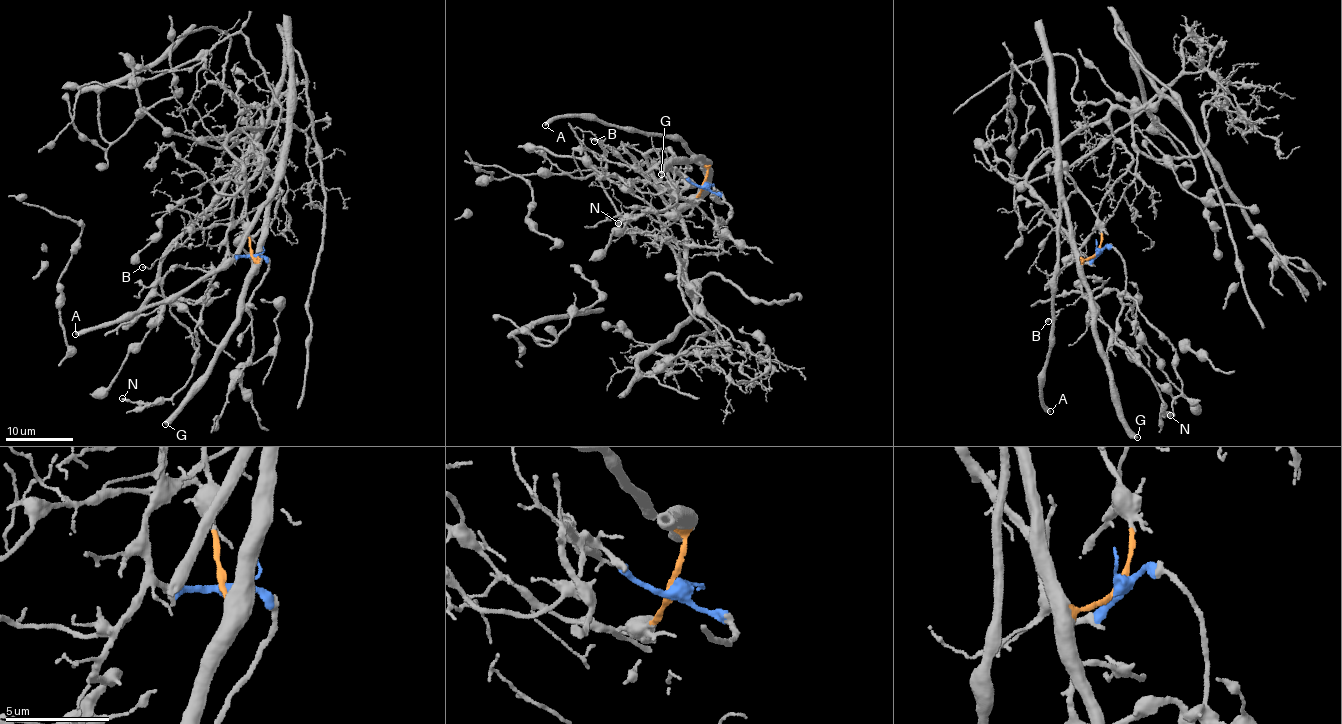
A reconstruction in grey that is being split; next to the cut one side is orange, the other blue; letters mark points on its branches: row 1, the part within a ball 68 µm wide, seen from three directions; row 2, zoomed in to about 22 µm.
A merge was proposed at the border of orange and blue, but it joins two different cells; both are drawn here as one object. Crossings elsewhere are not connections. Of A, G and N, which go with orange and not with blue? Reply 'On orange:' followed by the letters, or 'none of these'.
On orange: A, G

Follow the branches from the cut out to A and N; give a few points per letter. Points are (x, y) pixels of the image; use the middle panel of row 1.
A: (702, 184), (707, 165), (702, 169), (688, 145), (668, 136), (633, 131), (579, 115), (554, 118), (545, 125)
N: (704, 184), (689, 183), (679, 168), (669, 167), (676, 198), (672, 199), (667, 183), (678, 202), (618, 223)

